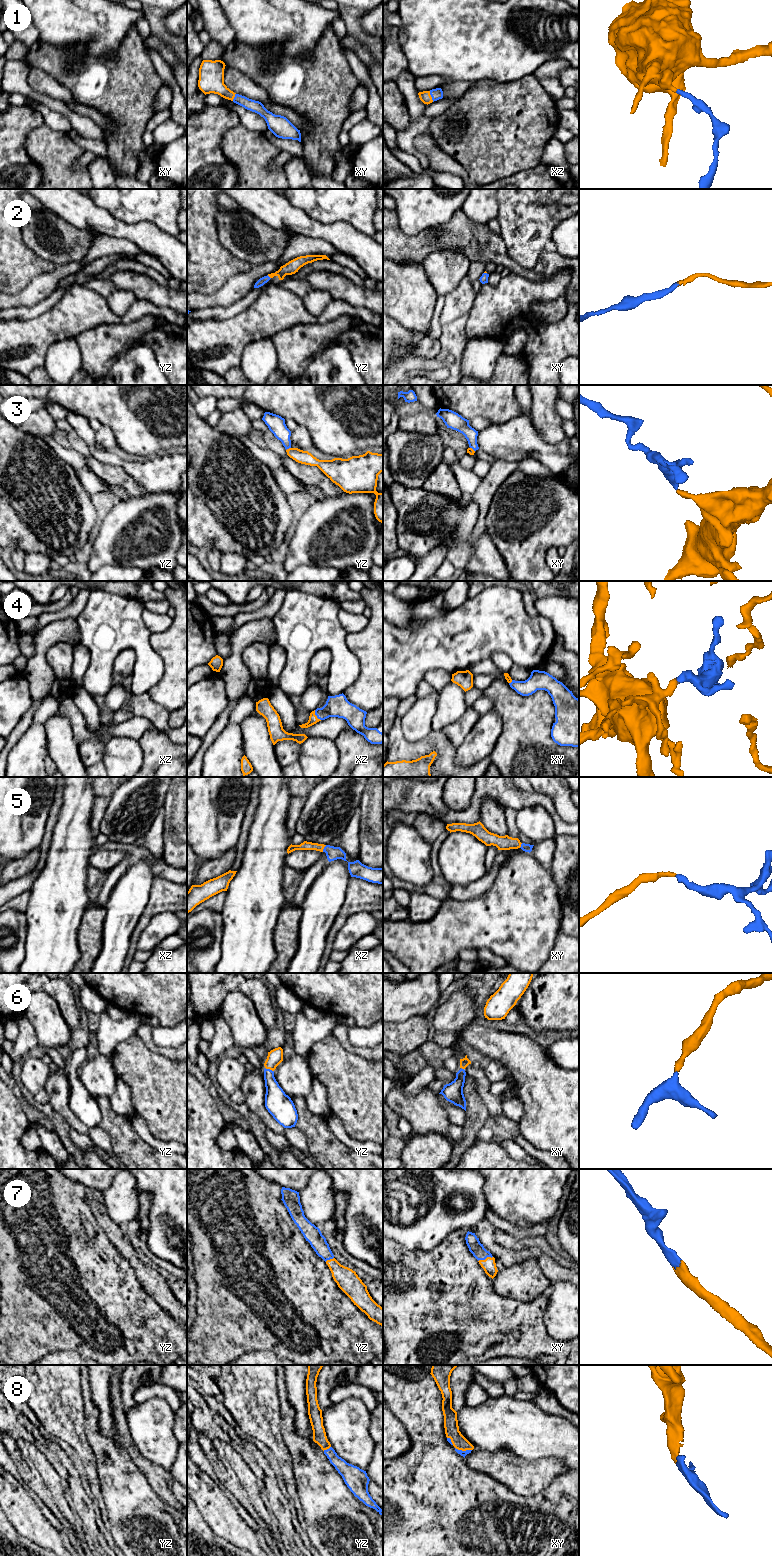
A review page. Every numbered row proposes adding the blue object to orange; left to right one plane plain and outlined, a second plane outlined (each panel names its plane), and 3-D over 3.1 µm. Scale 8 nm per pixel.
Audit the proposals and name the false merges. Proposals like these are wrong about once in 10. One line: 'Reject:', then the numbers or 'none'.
Reject: none

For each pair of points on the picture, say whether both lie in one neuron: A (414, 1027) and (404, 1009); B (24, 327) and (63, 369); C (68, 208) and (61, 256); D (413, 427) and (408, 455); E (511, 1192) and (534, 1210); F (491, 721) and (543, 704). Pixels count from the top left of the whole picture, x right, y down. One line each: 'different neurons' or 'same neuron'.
A: different neurons
B: different neurons
C: different neurons
D: different neurons
E: same neuron
F: different neurons

